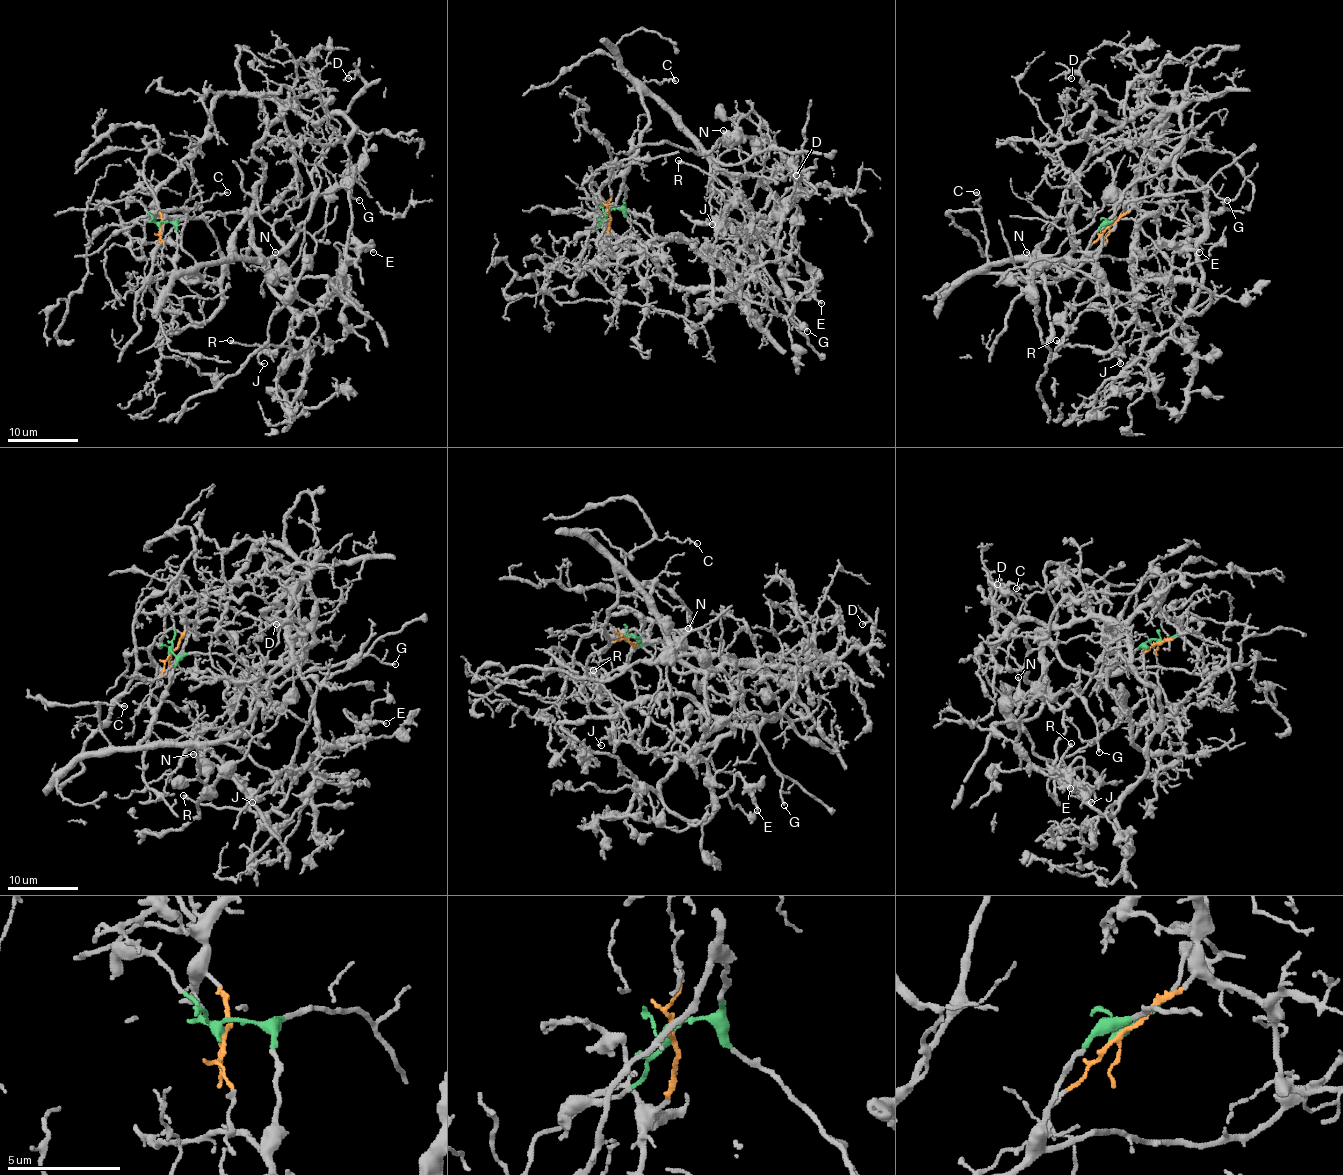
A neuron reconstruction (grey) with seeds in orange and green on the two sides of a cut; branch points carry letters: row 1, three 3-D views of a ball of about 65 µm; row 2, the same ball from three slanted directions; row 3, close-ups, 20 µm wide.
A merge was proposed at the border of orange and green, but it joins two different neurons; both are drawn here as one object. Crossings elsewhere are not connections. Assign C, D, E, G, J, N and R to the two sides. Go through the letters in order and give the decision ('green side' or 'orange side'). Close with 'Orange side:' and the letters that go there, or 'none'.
C: green side
D: orange side
E: orange side
G: green side
J: orange side
N: green side
R: green side
Orange side: D, E, J

